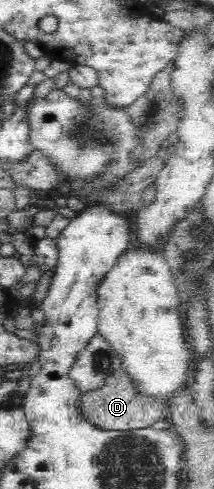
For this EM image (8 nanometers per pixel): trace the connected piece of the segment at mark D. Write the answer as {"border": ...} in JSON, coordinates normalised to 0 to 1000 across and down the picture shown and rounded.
{"border":[[[575,751],[500,771],[477,791],[421,804],[383,804],[364,820],[360,845],[374,853],[472,879],[664,877],[706,873],[724,863],[771,855],[762,828],[743,826],[743,820],[706,820],[687,818],[687,812],[650,810]]]}

